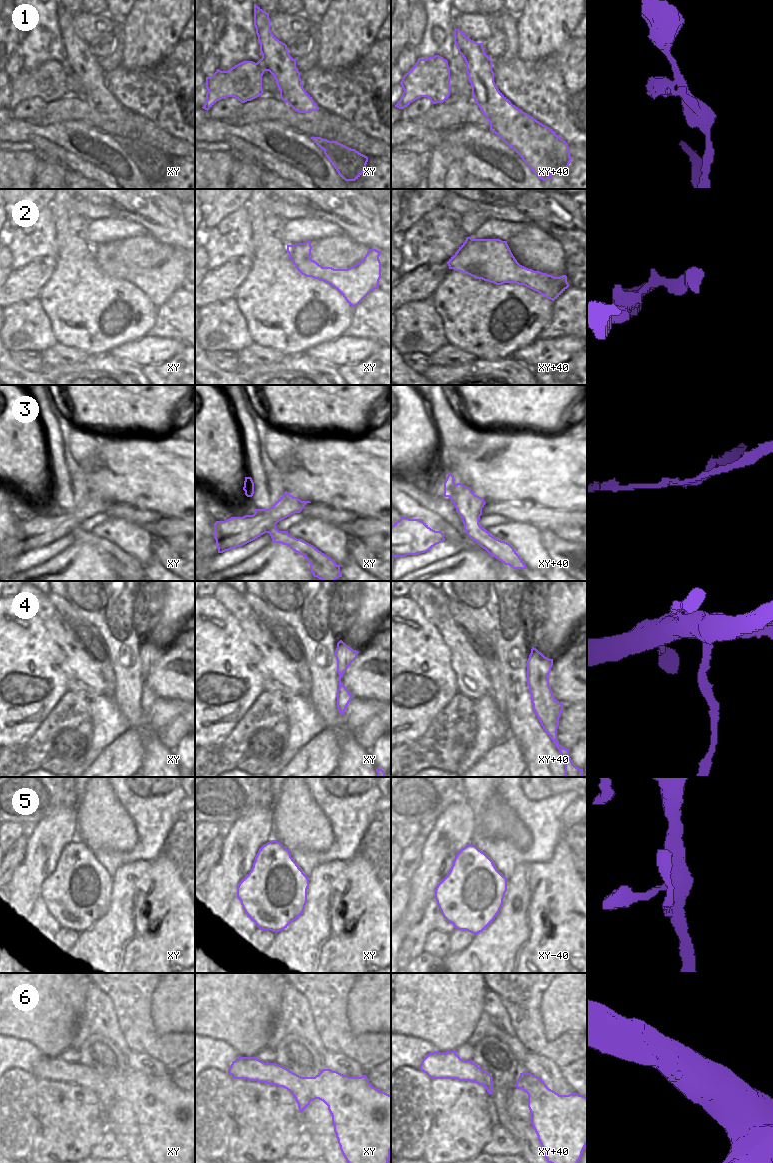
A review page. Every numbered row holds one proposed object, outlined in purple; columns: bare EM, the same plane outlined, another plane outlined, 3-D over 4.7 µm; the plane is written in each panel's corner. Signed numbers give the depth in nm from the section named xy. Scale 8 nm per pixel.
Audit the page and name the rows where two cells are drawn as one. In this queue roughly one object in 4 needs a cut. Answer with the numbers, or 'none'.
3, 4

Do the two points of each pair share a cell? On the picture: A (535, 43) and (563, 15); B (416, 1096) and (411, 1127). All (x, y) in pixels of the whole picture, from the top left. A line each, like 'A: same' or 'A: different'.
A: same
B: same

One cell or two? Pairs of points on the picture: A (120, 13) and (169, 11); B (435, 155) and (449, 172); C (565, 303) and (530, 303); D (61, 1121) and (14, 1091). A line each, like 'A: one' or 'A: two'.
A: two
B: one
C: two
D: two

